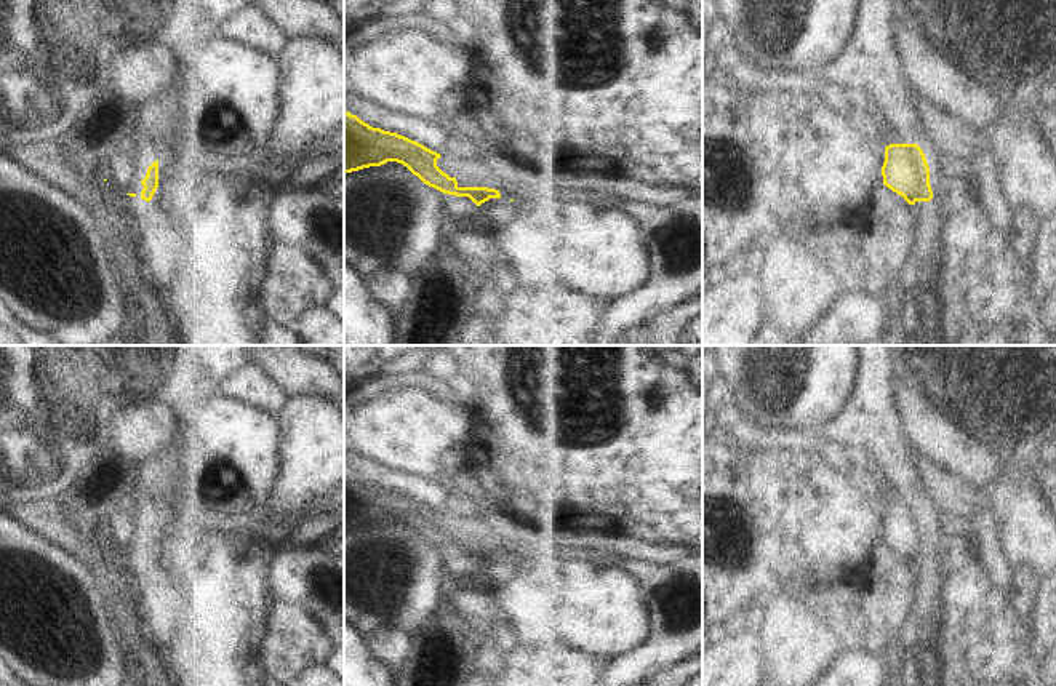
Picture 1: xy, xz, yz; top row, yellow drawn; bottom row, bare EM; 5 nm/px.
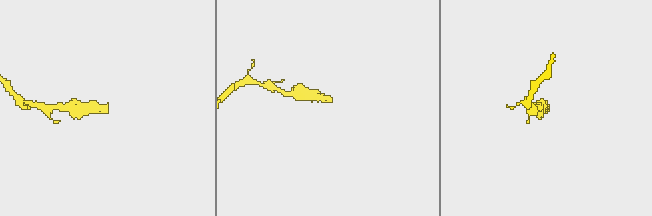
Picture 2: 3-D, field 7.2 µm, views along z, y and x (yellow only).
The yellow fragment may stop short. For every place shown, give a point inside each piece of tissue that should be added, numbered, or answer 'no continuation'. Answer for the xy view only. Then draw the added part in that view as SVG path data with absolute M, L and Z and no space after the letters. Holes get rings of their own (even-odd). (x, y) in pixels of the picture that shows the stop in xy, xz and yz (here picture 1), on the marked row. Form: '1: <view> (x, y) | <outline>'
1: xy (184, 159) | M344 125L323 139L310 139L301 149L270 142L261 154L232 165L250 162L277 176L283 176L302 165L309 157L333 155L339 150L344 150ZM171 138L166 152L158 160L158 185L163 189L178 189L189 179L202 179L208 170L229 168L232 165L210 157L200 141Z

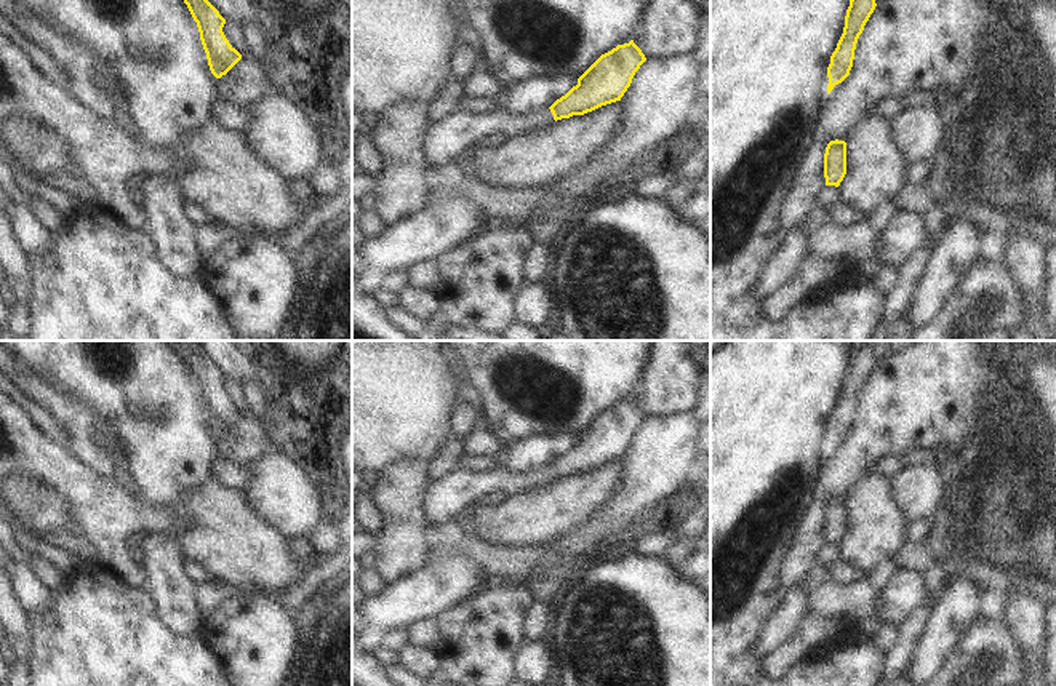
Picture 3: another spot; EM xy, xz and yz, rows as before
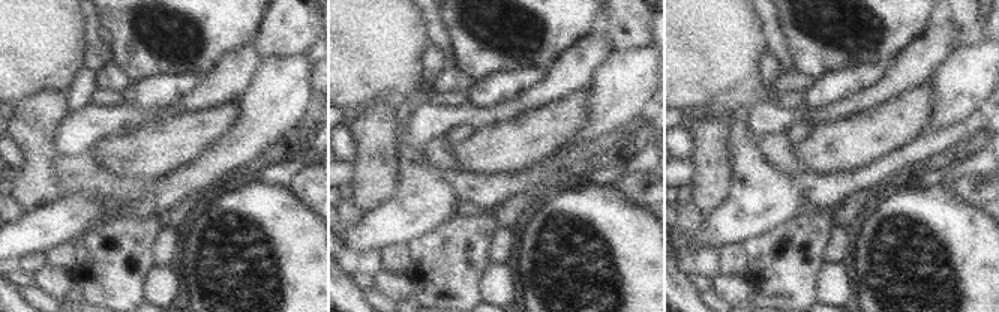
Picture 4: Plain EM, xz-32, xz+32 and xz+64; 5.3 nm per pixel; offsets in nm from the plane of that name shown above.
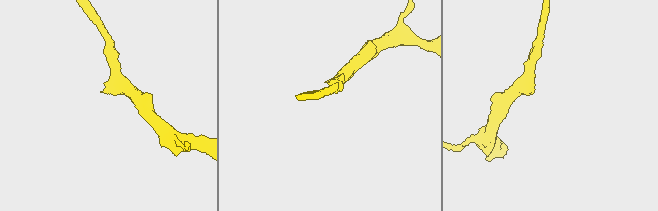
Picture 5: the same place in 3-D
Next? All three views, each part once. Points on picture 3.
1: xz (458, 131) | M461 109L446 114L430 125L422 139L427 166L454 163L456 157L475 147L488 134L512 138L554 123L550 109L515 118L499 109L470 114Z

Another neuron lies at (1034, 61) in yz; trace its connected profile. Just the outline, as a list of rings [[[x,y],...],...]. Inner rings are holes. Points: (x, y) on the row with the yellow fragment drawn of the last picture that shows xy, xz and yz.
[[[1026,26],[1022,27],[1027,37],[1027,53],[1024,56],[1024,72],[1027,75],[1030,74],[1045,75],[1046,74],[1045,53],[1040,48],[1038,42],[1034,40],[1030,30]]]

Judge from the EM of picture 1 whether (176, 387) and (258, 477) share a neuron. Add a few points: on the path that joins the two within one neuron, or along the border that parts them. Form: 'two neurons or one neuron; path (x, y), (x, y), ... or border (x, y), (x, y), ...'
two neurons; border (220, 392), (199, 406), (184, 406), (175, 416)

